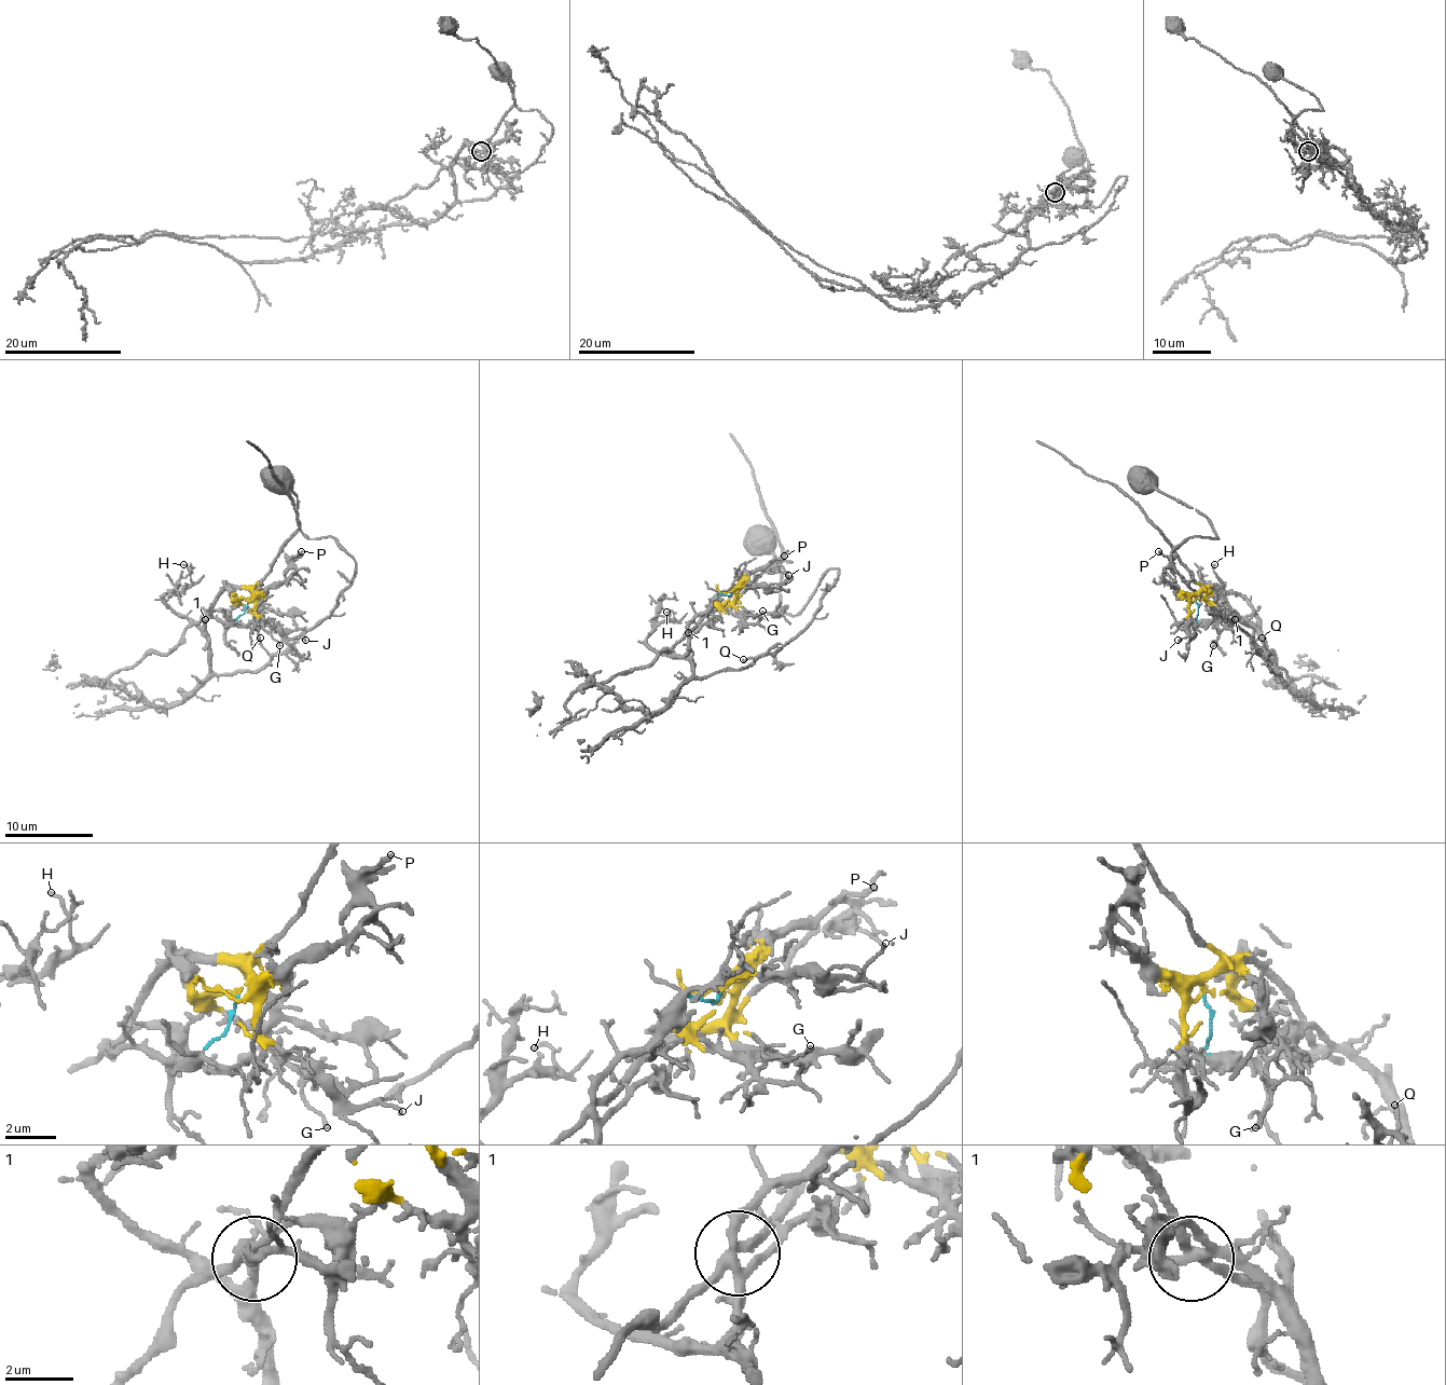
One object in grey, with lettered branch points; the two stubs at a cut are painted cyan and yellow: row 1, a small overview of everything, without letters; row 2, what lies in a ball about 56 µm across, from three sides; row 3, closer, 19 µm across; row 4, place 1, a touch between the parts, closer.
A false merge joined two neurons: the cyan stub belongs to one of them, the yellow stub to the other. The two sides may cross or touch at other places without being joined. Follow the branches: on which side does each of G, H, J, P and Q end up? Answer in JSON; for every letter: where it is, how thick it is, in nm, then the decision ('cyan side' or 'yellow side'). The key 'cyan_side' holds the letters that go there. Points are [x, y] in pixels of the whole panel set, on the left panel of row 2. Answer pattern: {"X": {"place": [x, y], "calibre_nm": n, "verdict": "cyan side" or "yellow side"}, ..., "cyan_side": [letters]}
{"G": {"place": [279, 645], "calibre_nm": 120, "verdict": "yellow side"}, "H": {"place": [183, 564], "calibre_nm": 130, "verdict": "cyan side"}, "J": {"place": [305, 640], "calibre_nm": 100, "verdict": "yellow side"}, "P": {"place": [301, 551], "calibre_nm": 170, "verdict": "yellow side"}, "Q": {"place": [260, 638], "calibre_nm": 110, "verdict": "cyan side"}, "cyan_side": ["H", "Q"]}

